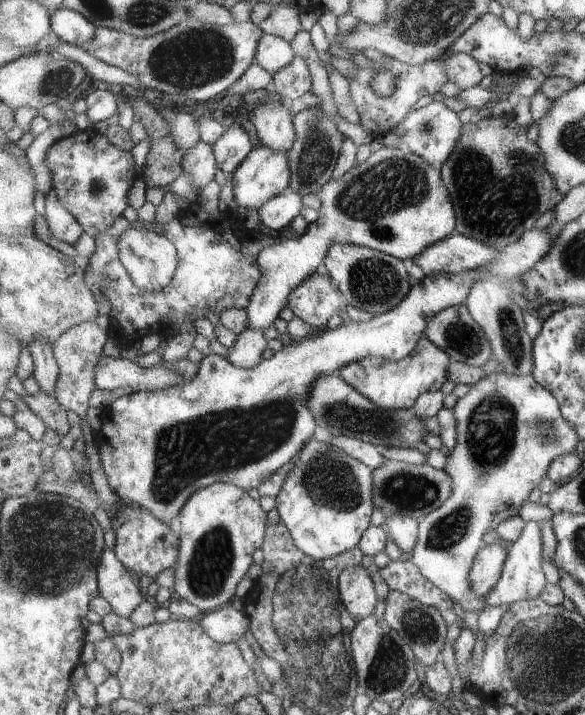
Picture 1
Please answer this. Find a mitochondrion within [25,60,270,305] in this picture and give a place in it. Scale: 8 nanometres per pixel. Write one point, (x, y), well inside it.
(52, 83)

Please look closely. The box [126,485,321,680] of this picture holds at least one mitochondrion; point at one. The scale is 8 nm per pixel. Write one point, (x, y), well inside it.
(207, 572)

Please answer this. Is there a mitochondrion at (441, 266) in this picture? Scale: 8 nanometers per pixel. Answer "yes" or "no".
no

